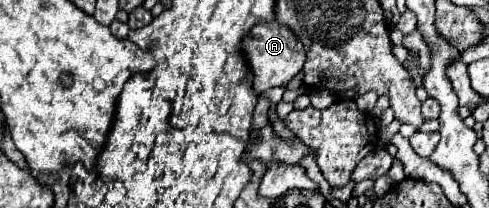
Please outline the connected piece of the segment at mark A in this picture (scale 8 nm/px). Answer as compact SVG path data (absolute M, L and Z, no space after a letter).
M265 22L265 24L257 24L255 30L249 32L247 38L243 38L241 42L245 58L255 74L255 90L257 94L269 90L269 88L277 88L277 86L287 86L291 82L291 78L295 78L303 64L305 64L305 48L299 42L299 38L287 28L281 26L277 22Z

